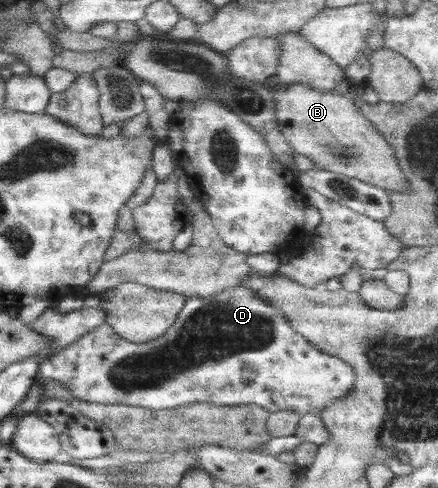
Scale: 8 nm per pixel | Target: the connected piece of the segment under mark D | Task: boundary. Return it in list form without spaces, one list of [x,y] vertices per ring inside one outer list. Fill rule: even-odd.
[[[242,286],[208,298],[188,298],[172,327],[150,342],[131,343],[120,338],[110,325],[99,325],[63,351],[41,361],[38,371],[38,384],[42,379],[59,381],[74,397],[88,403],[124,404],[154,410],[175,409],[186,404],[256,404],[270,414],[290,411],[302,417],[312,413],[318,419],[334,400],[352,391],[356,381],[351,365],[320,352],[288,324],[288,318],[280,310],[260,298],[254,289]]]

